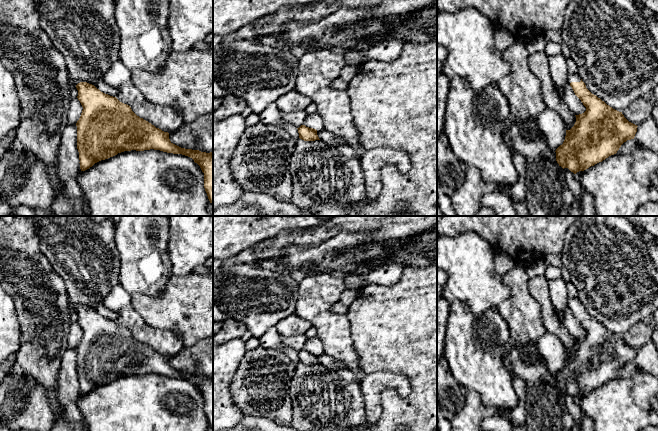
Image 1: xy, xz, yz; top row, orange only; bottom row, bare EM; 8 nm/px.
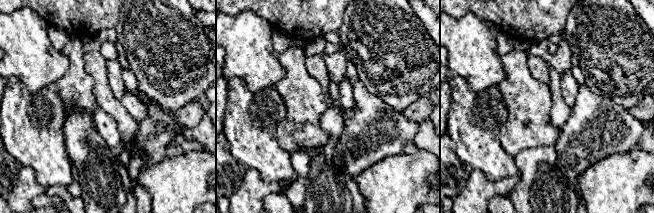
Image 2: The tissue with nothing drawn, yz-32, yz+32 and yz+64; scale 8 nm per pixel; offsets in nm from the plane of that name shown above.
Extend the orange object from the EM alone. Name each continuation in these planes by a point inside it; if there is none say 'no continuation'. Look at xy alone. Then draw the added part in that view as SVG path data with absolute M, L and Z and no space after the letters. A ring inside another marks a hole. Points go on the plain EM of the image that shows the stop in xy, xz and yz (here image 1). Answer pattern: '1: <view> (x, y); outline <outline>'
no continuation

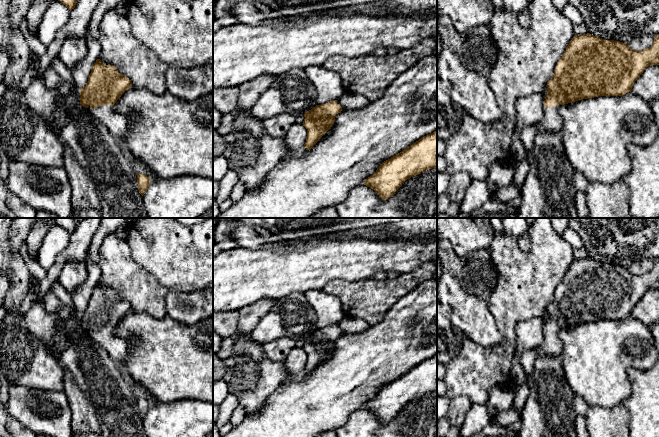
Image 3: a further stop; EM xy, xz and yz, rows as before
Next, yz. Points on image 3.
1: yz (552, 344); outline M559 330L553 332L545 331L544 340L539 348L526 350L520 357L520 363L528 378L534 371L535 361L542 355L561 356L563 342L559 337Z

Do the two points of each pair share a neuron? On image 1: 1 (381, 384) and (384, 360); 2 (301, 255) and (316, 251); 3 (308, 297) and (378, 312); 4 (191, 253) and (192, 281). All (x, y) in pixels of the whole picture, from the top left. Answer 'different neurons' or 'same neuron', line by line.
1: different neurons
2: same neuron
3: different neurons
4: different neurons

